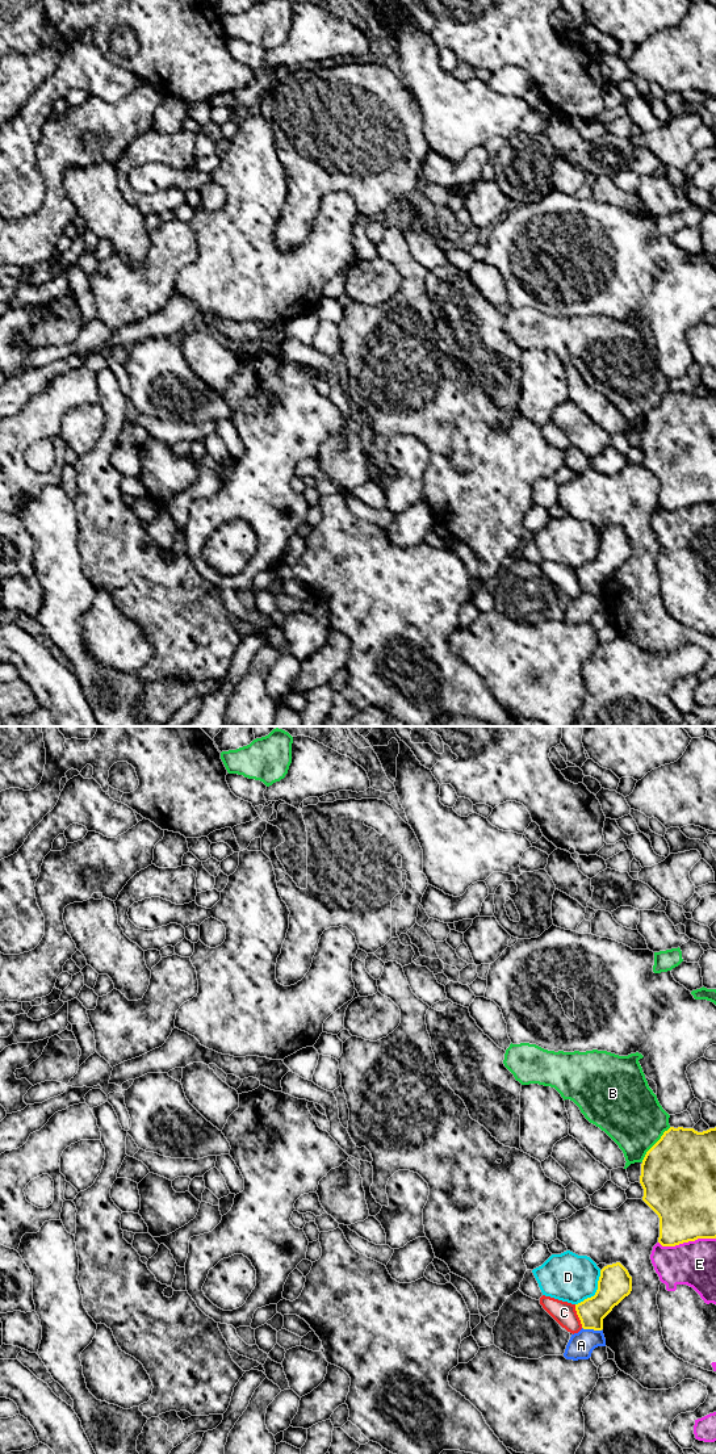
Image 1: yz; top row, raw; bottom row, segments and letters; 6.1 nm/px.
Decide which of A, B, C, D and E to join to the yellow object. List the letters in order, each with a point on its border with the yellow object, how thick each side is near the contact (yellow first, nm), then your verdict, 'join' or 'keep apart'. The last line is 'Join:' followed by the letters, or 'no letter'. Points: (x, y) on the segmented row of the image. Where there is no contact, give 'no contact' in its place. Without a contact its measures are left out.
A: meets yellow in yz at (591, 1328); 170 nm thick on the yellow side, 160 nm on the other; keep apart
B: meets yellow in yz at (654, 1144); 460 nm thick on the yellow side, 380 nm on the other; keep apart
C: meets yellow in yz at (578, 1316); 170 nm thick on the yellow side, 140 nm on the other; keep apart
D: meets yellow in yz at (597, 1291); 200 nm thick on the yellow side, 300 nm on the other; keep apart
E: meets yellow in yz at (686, 1241); 380 nm thick on the yellow side, 280 nm on the other; keep apart
Join: no letter

